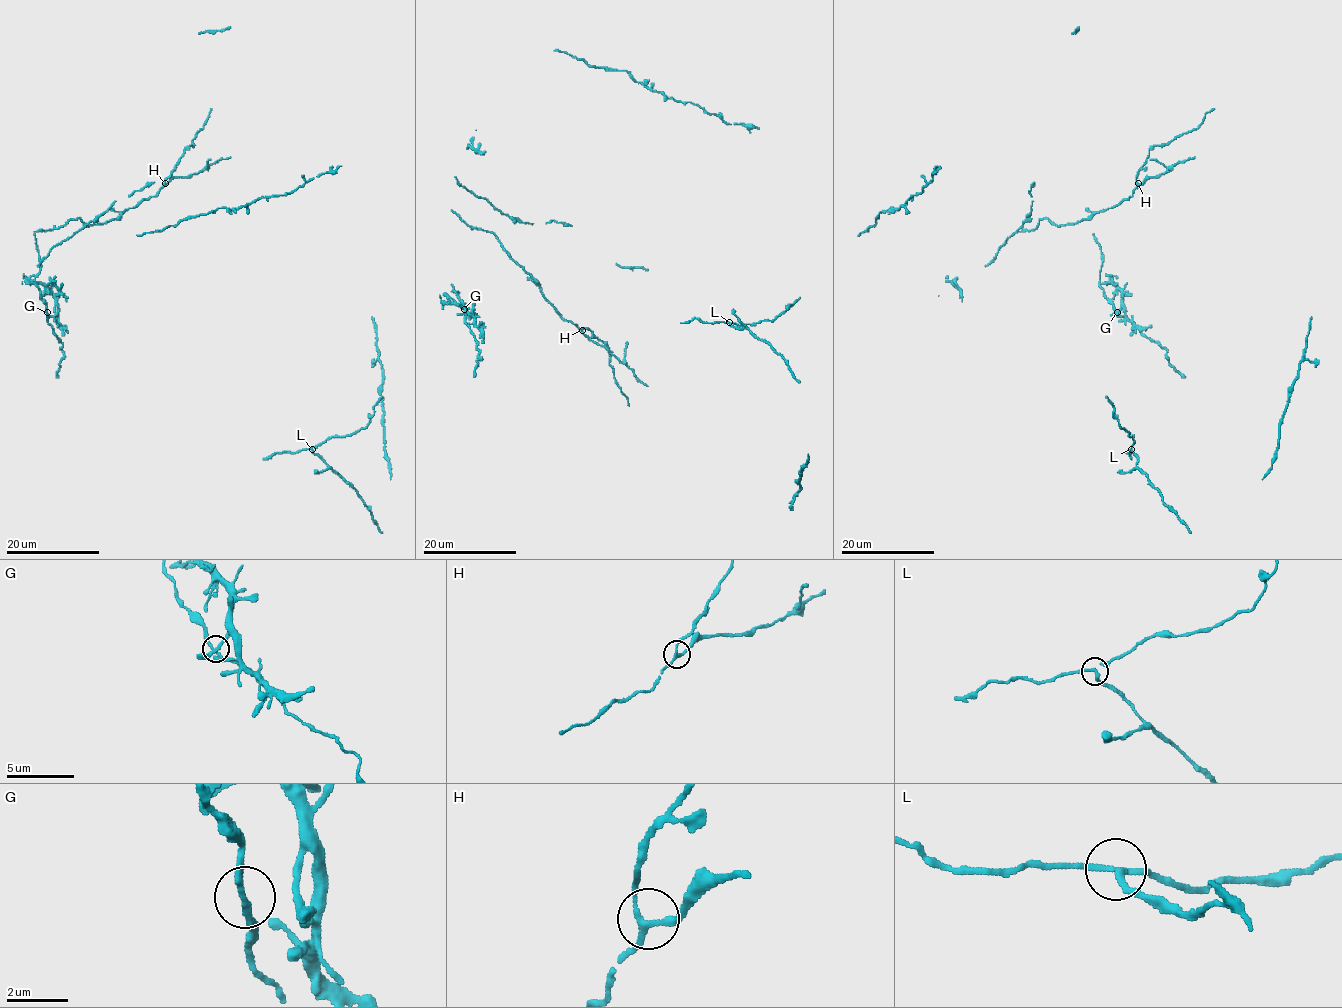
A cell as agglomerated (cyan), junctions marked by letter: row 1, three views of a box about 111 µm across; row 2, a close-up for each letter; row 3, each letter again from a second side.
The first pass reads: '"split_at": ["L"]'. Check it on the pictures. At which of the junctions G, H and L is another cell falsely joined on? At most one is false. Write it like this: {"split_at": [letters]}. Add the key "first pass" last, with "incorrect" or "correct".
{"split_at": ["L"], "first pass": "correct"}

